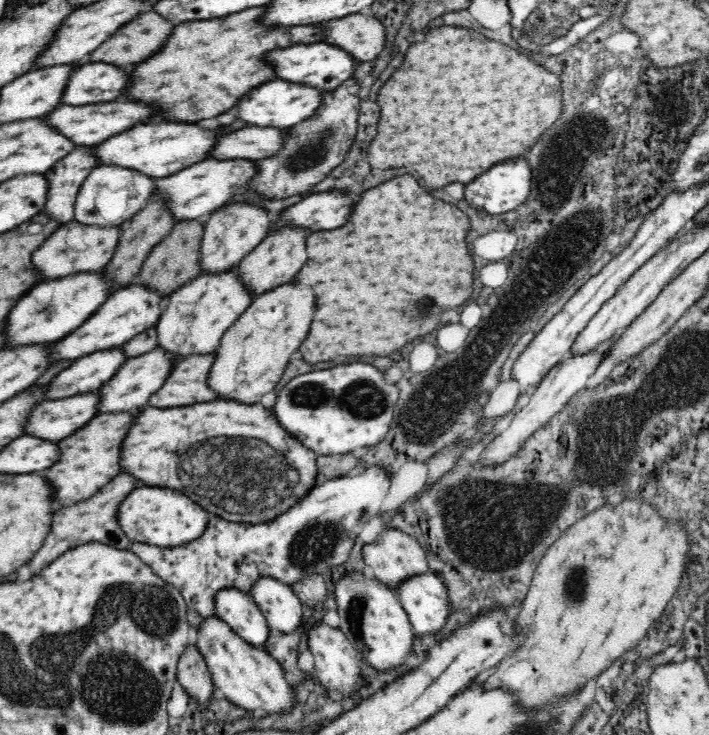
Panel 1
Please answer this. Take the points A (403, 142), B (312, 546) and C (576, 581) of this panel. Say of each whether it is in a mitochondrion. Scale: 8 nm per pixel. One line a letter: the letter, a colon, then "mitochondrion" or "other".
A: other
B: mitochondrion
C: mitochondrion

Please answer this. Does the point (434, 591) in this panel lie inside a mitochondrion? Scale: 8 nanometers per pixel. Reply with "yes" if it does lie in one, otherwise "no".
no

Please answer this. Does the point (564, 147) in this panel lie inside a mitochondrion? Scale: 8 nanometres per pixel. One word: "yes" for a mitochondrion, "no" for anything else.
yes

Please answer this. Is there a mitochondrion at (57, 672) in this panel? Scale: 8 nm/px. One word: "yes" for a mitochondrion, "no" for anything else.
yes

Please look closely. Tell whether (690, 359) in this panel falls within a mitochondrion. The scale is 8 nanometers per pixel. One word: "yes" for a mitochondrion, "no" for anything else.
yes

